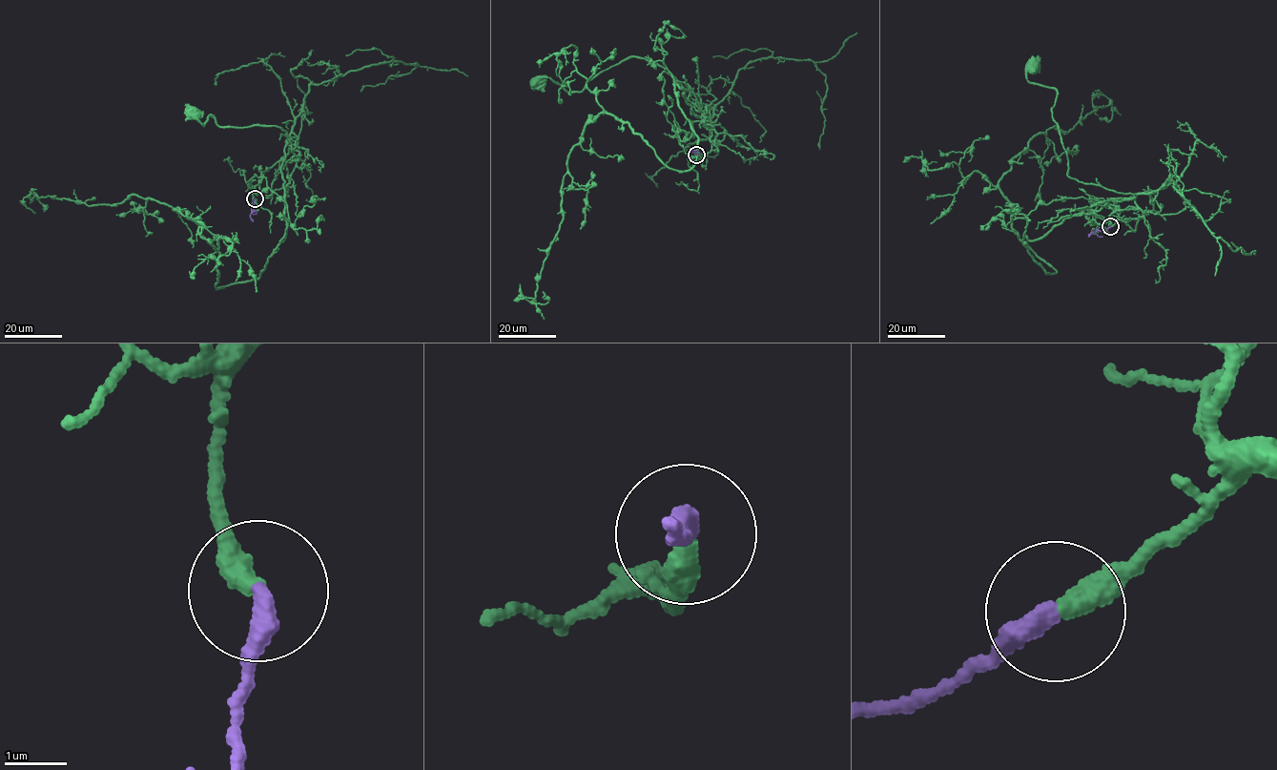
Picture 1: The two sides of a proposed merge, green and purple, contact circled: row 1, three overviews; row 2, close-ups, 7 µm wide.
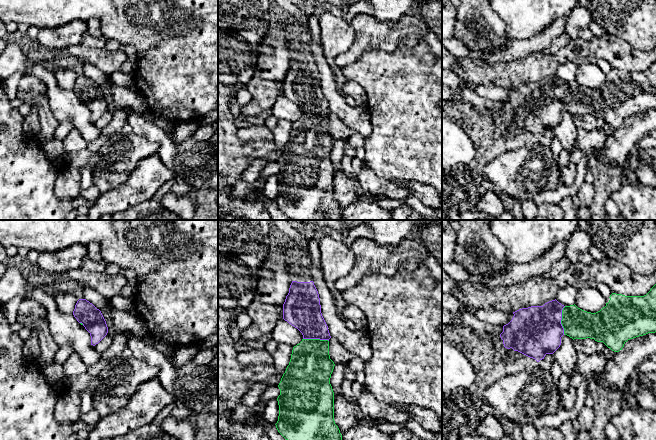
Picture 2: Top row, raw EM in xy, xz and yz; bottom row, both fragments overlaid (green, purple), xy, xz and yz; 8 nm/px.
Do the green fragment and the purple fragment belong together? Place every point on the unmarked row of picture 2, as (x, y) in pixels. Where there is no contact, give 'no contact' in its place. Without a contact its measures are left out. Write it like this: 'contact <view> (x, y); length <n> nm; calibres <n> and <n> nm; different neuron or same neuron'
contact yz (561, 96); length 220 nm; calibres 240 and 400 nm; same neuron

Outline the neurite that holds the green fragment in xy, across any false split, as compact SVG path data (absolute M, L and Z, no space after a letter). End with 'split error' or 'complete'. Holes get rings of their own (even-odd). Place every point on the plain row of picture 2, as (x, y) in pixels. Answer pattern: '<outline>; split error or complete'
M86 75L77 77L73 91L90 109L91 121L95 122L107 111L108 103L101 87Z; split error

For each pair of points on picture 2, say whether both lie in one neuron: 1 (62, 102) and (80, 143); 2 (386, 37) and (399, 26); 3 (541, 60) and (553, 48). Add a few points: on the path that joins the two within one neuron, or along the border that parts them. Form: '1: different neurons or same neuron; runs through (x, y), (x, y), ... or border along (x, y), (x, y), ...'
1: different neurons; border along (74, 126), (87, 141)
2: same neuron; runs through (389, 35), (396, 29)
3: different neurons; border along (570, 44), (561, 47), (555, 53), (541, 51)

